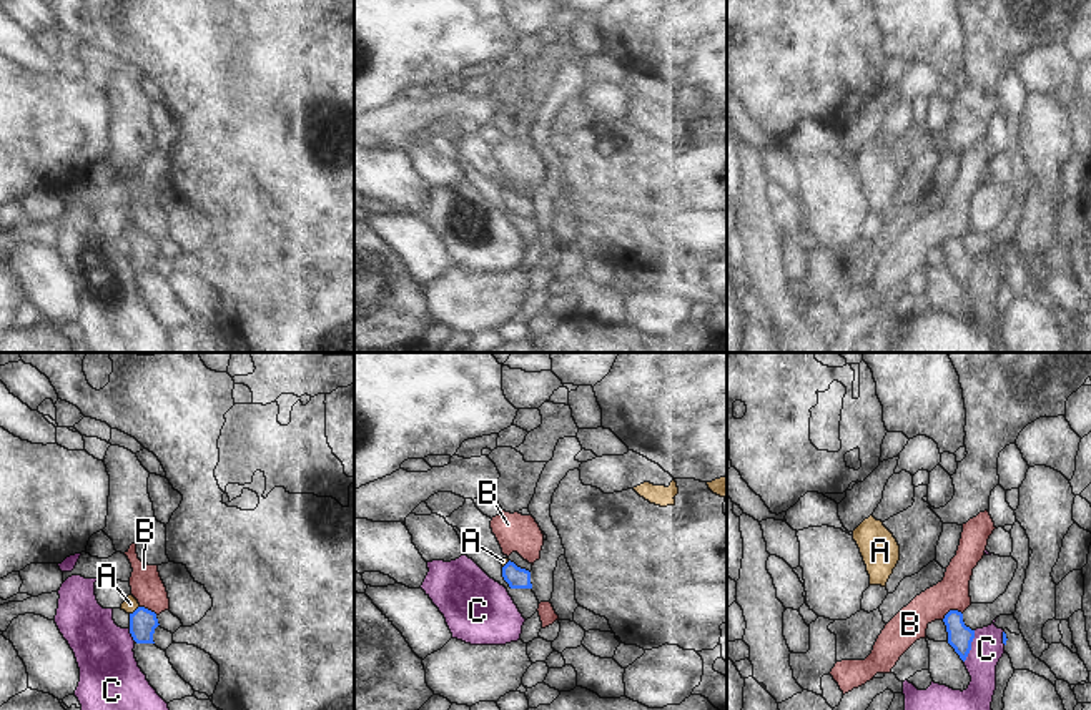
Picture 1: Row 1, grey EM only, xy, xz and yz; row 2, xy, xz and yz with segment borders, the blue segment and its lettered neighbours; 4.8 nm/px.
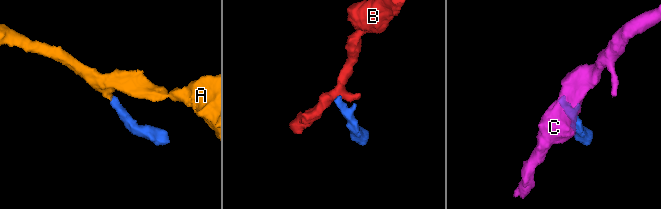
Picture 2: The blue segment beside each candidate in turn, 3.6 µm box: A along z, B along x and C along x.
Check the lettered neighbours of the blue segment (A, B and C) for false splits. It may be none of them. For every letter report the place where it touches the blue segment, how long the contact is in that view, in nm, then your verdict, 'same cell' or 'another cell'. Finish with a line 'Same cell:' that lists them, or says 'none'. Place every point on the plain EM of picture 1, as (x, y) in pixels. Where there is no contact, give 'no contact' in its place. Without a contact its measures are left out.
A: meets blue in xy at (135, 238); contact 60 nm long; same cell
B: meets blue in yz at (952, 238); contact 110 nm long; another cell
C: meets blue in yz at (970, 275); contact 170 nm long; another cell
Same cell: A

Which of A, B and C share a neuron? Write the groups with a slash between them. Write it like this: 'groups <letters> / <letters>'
groups A / B / C

